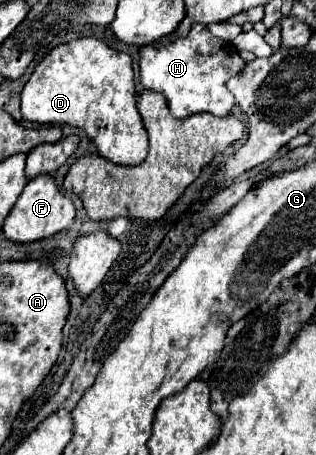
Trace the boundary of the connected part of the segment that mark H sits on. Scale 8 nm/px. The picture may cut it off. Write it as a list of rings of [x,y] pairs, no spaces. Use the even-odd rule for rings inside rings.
[[[194,25],[186,37],[170,35],[158,39],[156,43],[140,47],[140,81],[146,89],[160,91],[168,99],[170,113],[184,119],[194,113],[212,113],[226,117],[236,105],[234,97],[226,89],[226,81],[244,67],[238,51],[214,37],[204,25]]]

